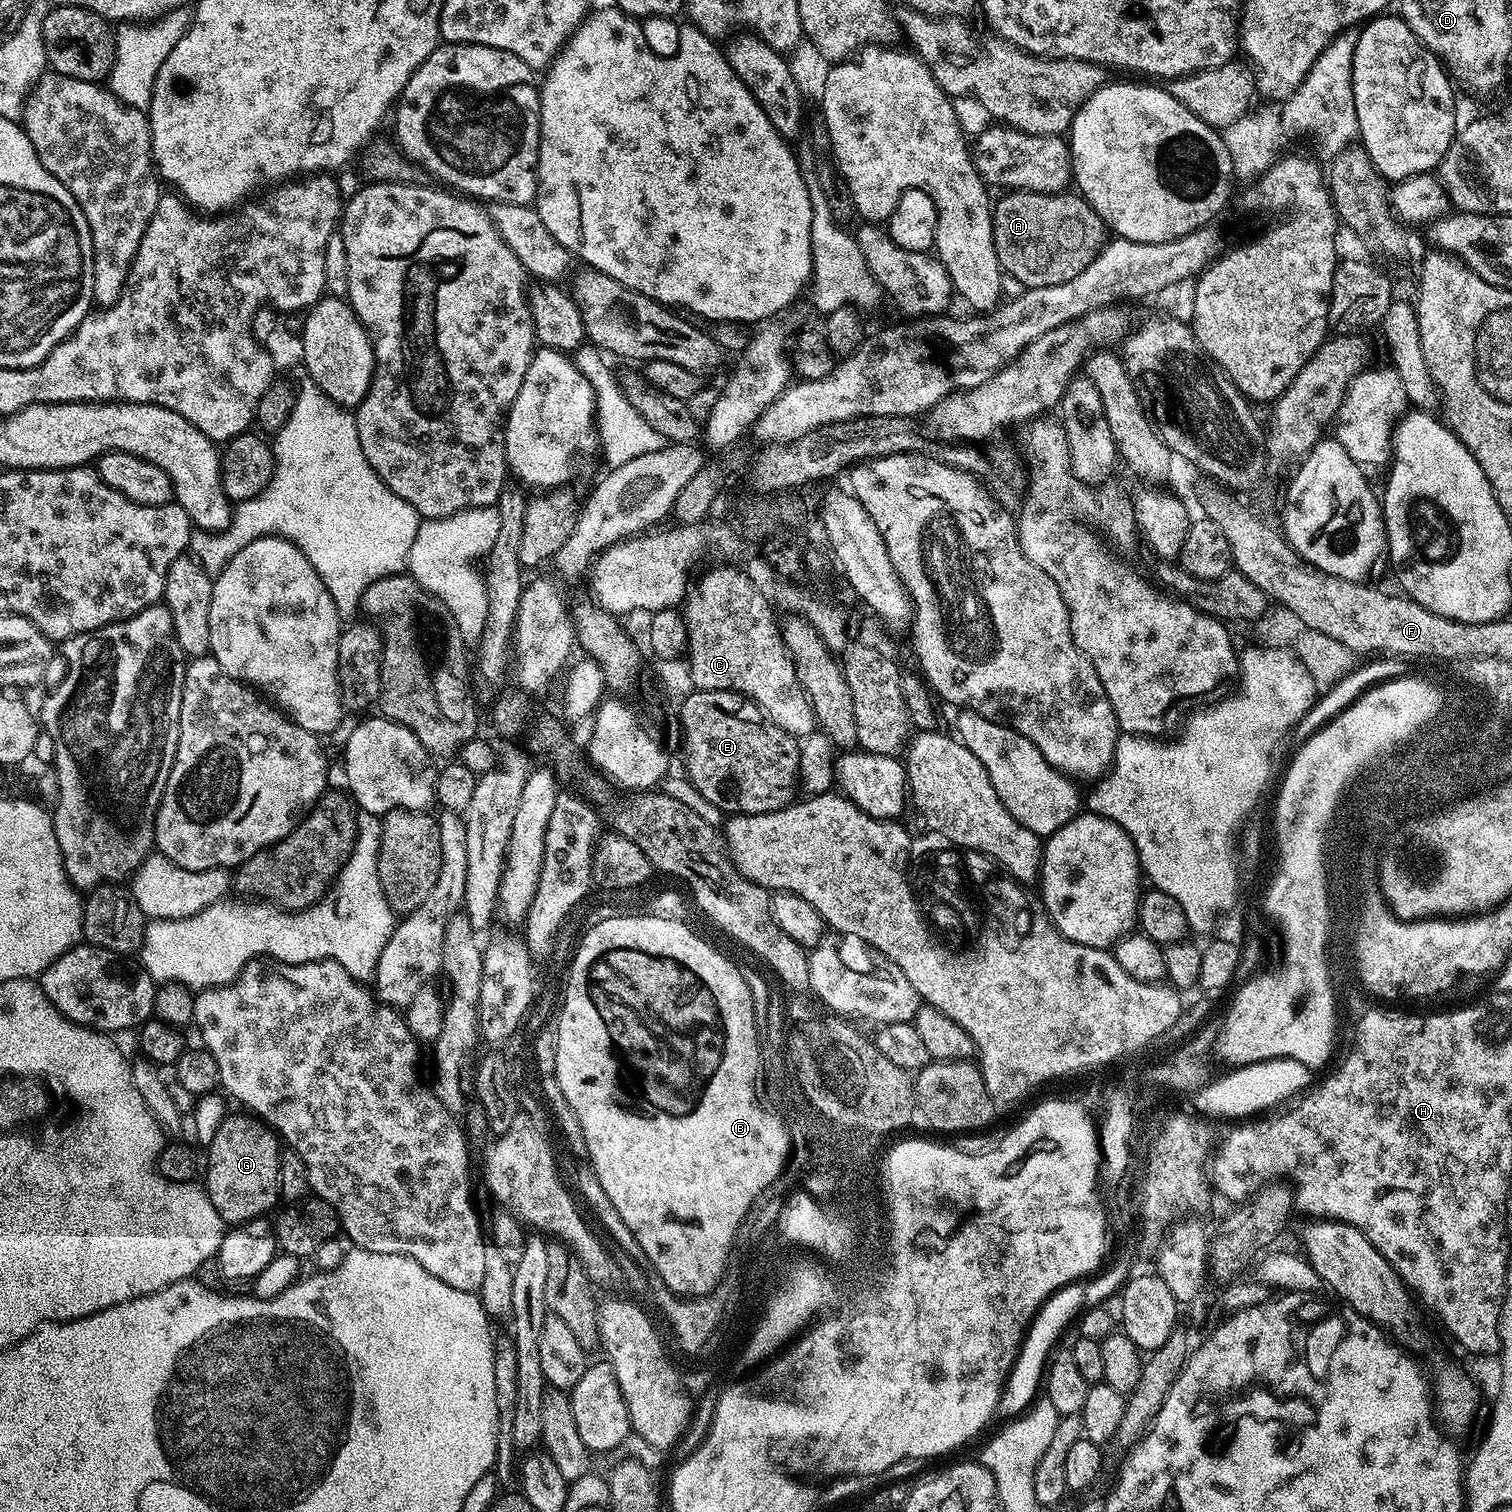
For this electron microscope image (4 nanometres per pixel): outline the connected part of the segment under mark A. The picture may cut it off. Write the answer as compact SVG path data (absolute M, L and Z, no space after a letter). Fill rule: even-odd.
M1012 190L992 210L992 237L1001 269L1018 278L1025 289L1070 282L1100 253L1105 243L1104 220L1079 194L1049 194Z

